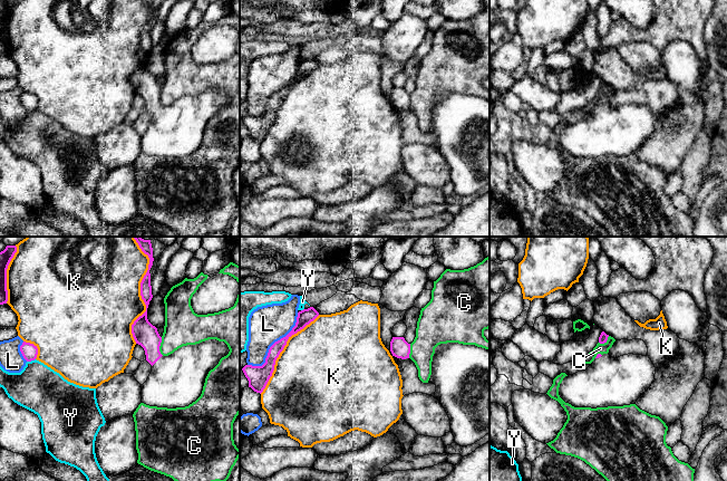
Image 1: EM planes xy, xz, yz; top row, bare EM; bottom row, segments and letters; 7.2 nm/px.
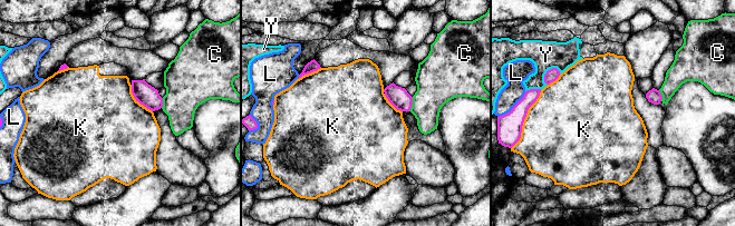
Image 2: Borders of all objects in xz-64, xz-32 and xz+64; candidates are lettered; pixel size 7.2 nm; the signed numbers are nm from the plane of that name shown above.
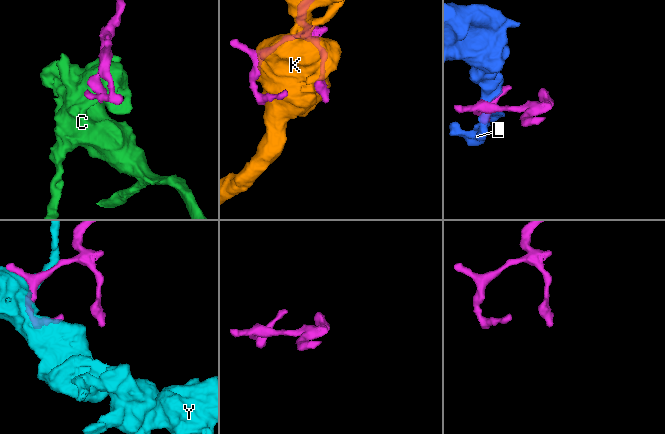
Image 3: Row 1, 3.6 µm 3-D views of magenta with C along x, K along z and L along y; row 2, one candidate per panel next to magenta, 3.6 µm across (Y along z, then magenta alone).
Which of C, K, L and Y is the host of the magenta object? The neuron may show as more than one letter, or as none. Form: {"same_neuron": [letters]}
{"same_neuron": []}

